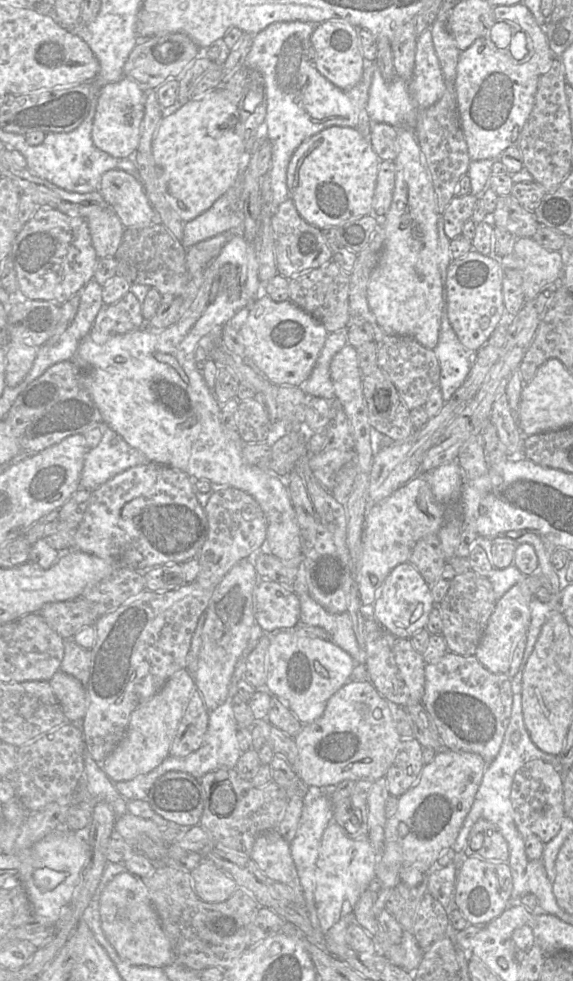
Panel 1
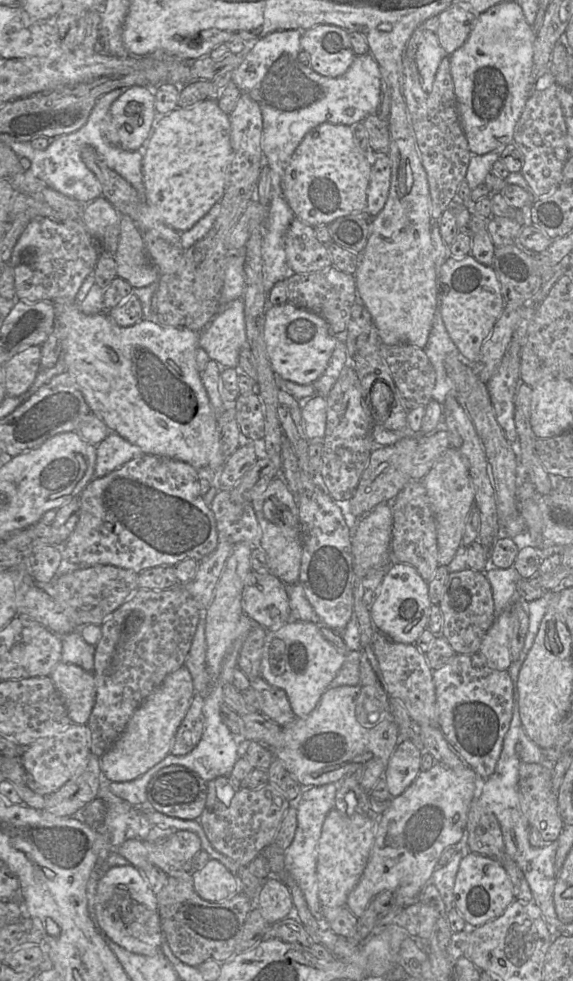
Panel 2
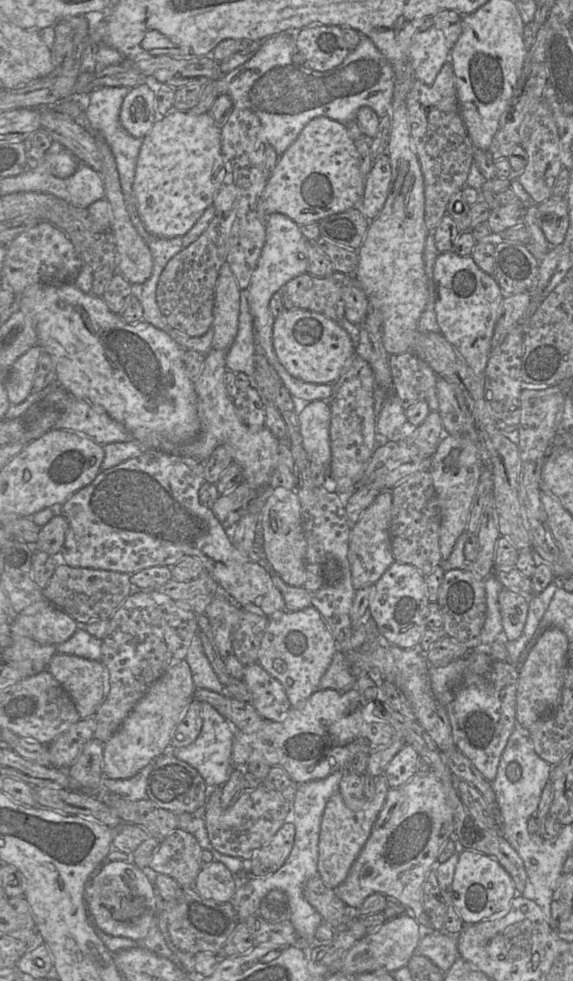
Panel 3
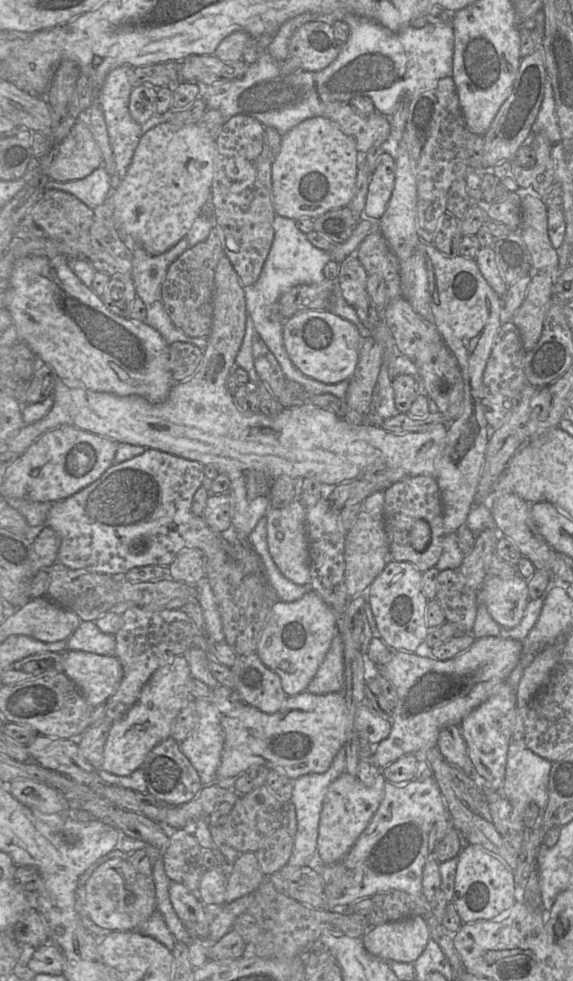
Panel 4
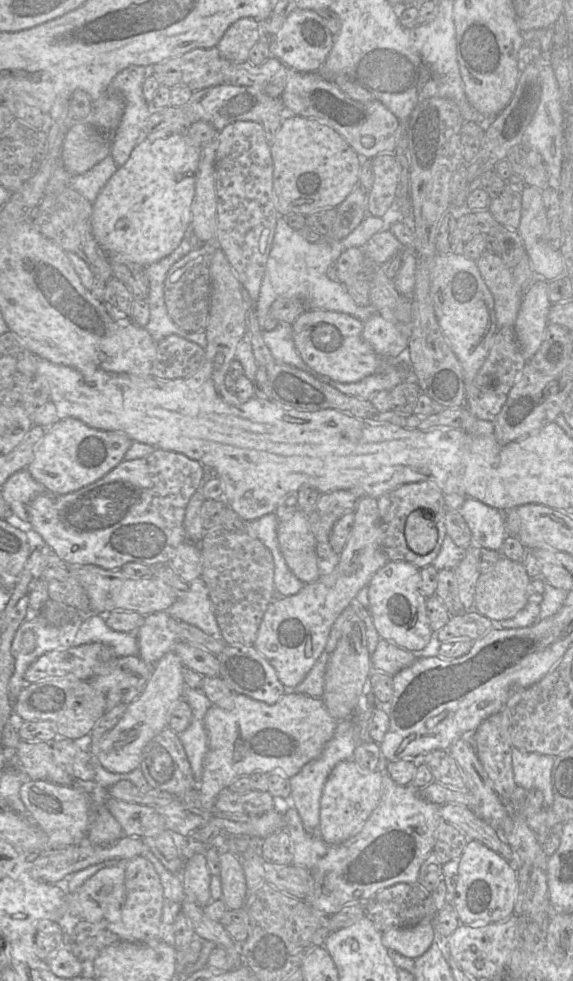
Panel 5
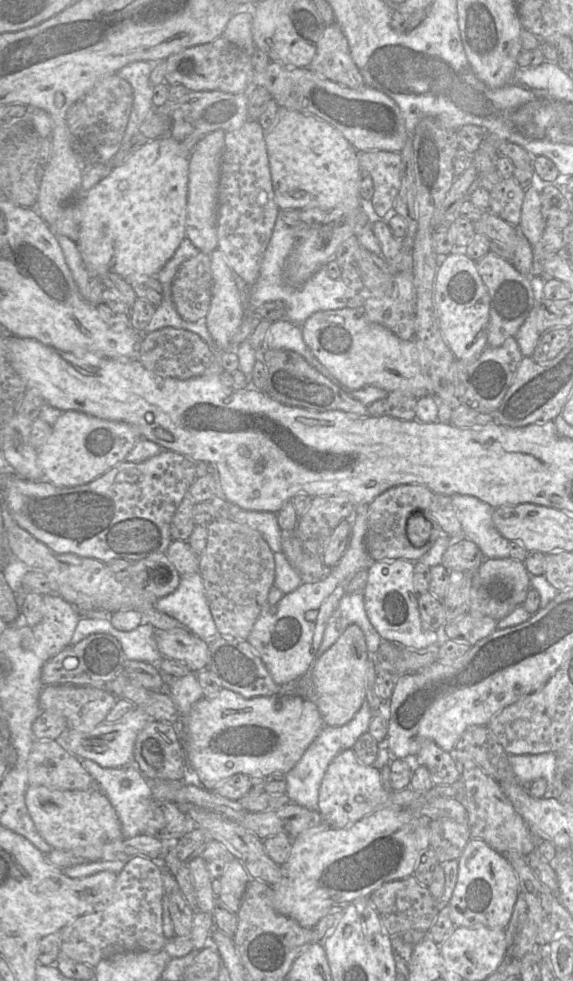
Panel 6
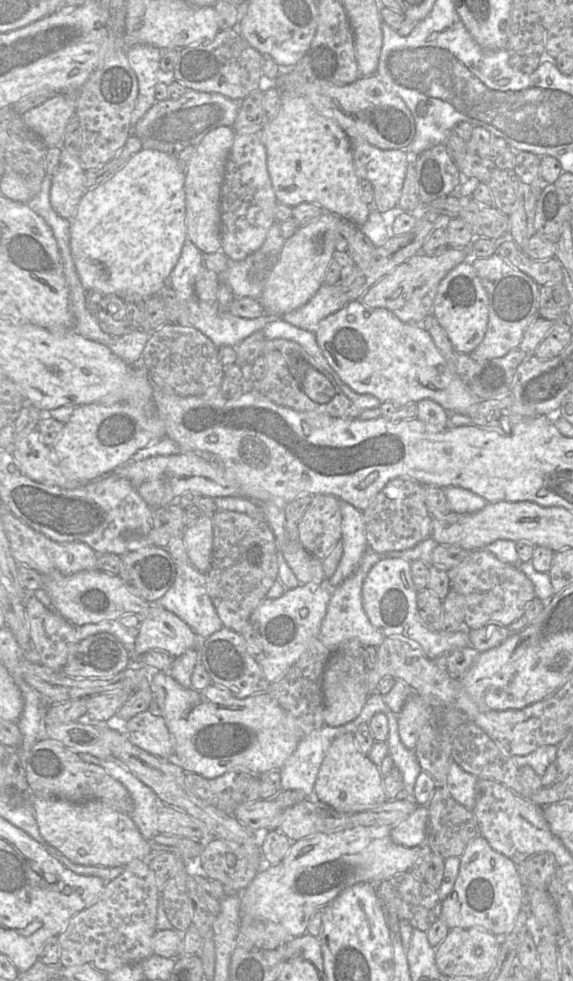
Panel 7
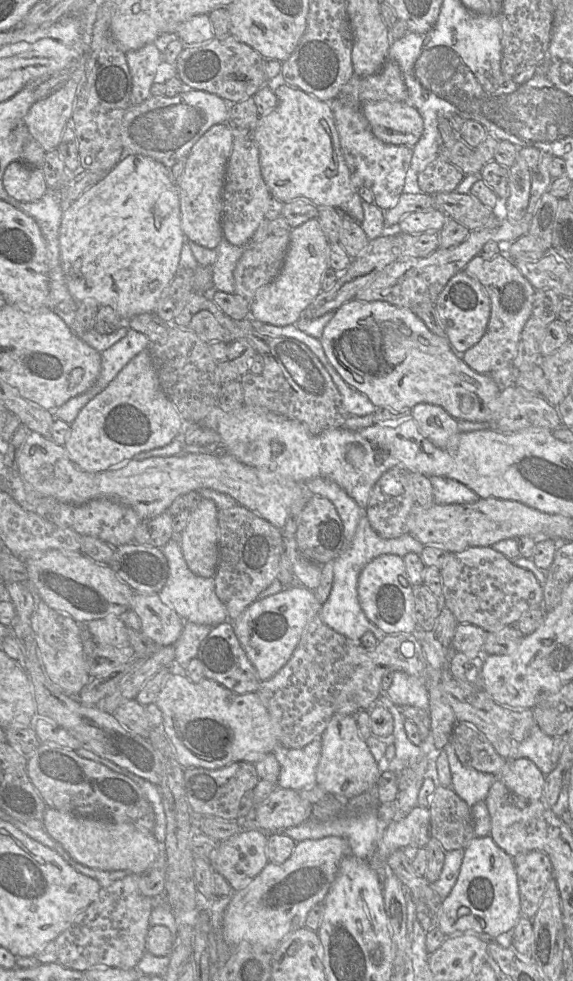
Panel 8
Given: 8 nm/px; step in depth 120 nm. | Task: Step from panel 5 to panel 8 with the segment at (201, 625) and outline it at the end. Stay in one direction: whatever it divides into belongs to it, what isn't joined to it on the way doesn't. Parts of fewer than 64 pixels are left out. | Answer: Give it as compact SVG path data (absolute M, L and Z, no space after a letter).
M171 538L160 549L167 558L169 567L167 581L159 592L160 599L170 605L184 621L212 627L225 622L228 619L227 609L215 592L214 578L198 576L189 569L176 539Z

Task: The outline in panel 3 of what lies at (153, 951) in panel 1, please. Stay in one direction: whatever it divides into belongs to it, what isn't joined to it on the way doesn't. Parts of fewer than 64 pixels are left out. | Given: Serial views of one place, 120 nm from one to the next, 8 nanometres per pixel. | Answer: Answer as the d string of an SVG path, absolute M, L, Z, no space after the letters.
M111 861L85 884L85 910L89 921L104 933L132 940L143 939L152 927L158 926L158 895L147 870L134 863Z

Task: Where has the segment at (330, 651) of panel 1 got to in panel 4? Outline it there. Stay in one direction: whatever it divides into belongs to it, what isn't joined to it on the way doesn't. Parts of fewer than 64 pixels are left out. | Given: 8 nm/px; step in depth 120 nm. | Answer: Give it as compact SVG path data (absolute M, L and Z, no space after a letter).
M308 589L303 597L294 602L277 600L272 605L256 653L263 664L280 677L284 692L294 696L306 691L336 633L334 612L316 592Z

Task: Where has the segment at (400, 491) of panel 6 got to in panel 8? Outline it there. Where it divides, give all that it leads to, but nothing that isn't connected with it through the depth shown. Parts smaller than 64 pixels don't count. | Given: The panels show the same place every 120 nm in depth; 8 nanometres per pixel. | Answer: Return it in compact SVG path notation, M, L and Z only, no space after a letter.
M393 467L373 486L364 515L379 536L393 539L408 533L407 519L415 505L417 504L413 495L412 473L403 467Z

